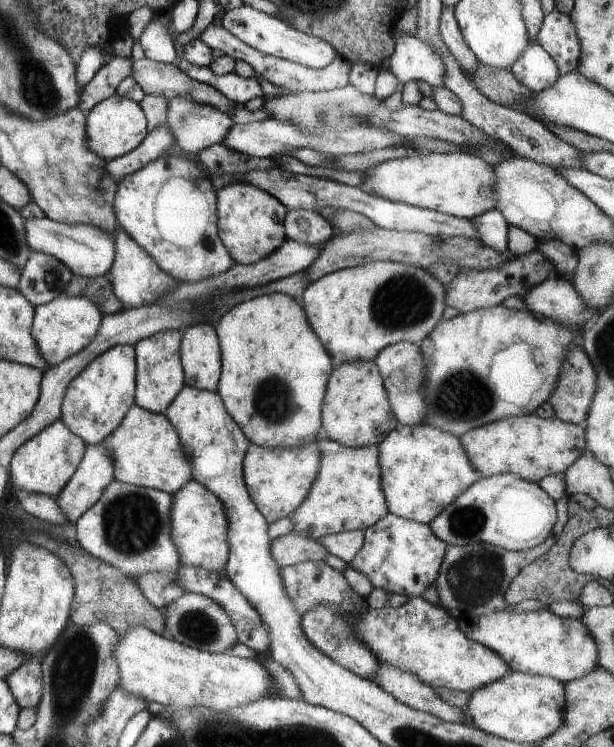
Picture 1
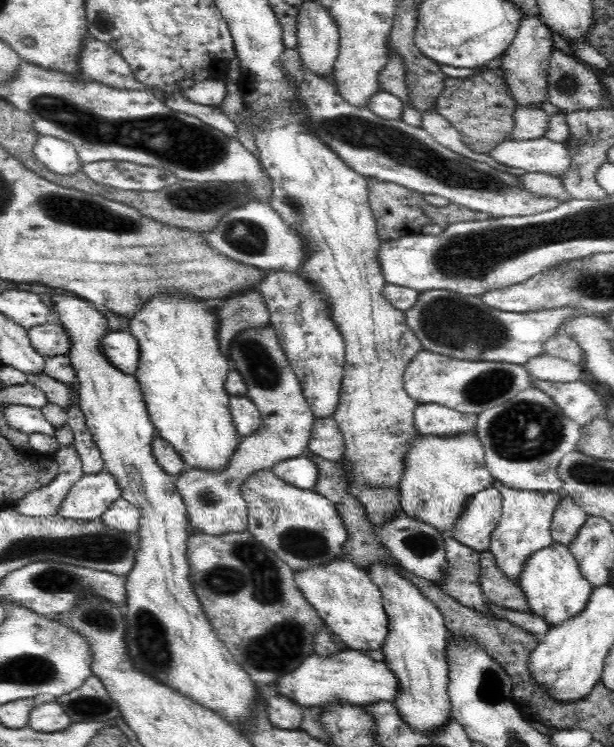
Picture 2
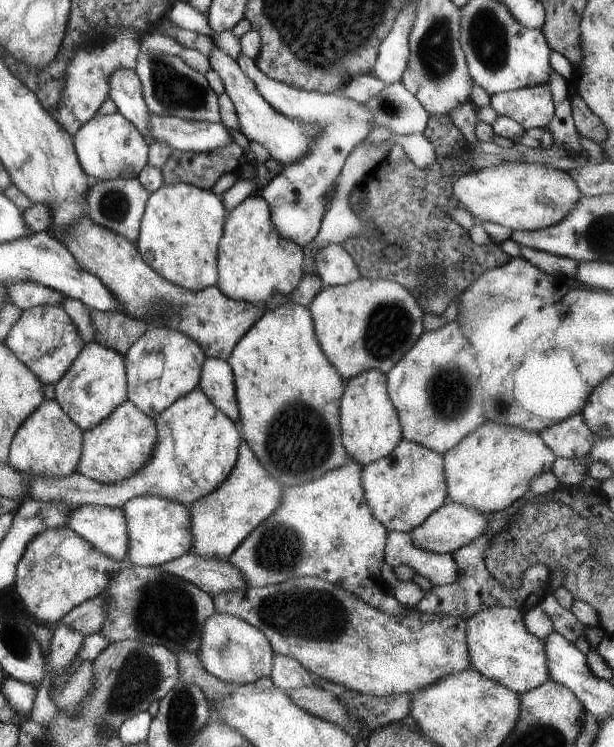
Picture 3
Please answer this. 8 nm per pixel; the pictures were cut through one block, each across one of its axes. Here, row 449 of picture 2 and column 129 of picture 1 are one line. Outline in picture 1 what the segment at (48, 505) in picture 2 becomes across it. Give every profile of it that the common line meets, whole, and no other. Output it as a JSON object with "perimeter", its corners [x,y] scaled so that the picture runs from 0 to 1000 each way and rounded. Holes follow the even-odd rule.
{"perimeter":[[[184,76],[155,96],[129,126],[125,142],[137,150],[189,123],[194,110],[213,99],[213,78]]]}

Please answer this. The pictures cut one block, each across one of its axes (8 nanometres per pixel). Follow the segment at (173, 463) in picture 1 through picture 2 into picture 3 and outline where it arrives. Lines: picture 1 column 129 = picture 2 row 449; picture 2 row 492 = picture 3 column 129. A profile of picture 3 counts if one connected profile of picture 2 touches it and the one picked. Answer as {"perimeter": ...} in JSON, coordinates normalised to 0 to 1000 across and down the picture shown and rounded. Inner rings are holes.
{"perimeter":[[[207,534],[192,541],[164,565],[134,577],[132,605],[121,629],[163,647],[195,645],[236,618],[254,588],[252,564],[236,557]]]}

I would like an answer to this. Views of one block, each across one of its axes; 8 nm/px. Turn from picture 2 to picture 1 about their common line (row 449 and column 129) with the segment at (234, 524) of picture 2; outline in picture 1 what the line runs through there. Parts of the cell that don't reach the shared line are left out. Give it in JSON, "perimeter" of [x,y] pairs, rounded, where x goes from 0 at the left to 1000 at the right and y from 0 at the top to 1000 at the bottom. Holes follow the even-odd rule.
{"perimeter":[[[197,305],[186,311],[186,347],[174,364],[184,394],[200,404],[205,412],[244,408],[262,399],[262,394],[282,388],[290,375],[259,361],[256,352],[215,319],[210,319]]]}

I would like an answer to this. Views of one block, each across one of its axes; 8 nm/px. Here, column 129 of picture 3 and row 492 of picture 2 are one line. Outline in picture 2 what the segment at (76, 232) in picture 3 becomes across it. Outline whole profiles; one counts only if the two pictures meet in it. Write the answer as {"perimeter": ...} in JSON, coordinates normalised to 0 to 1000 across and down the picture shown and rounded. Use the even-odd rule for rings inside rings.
{"perimeter":[[[443,628],[410,635],[391,657],[404,676],[402,708],[448,739],[476,766],[495,766],[562,747],[567,708],[544,671],[511,655],[492,656],[463,645]]]}

